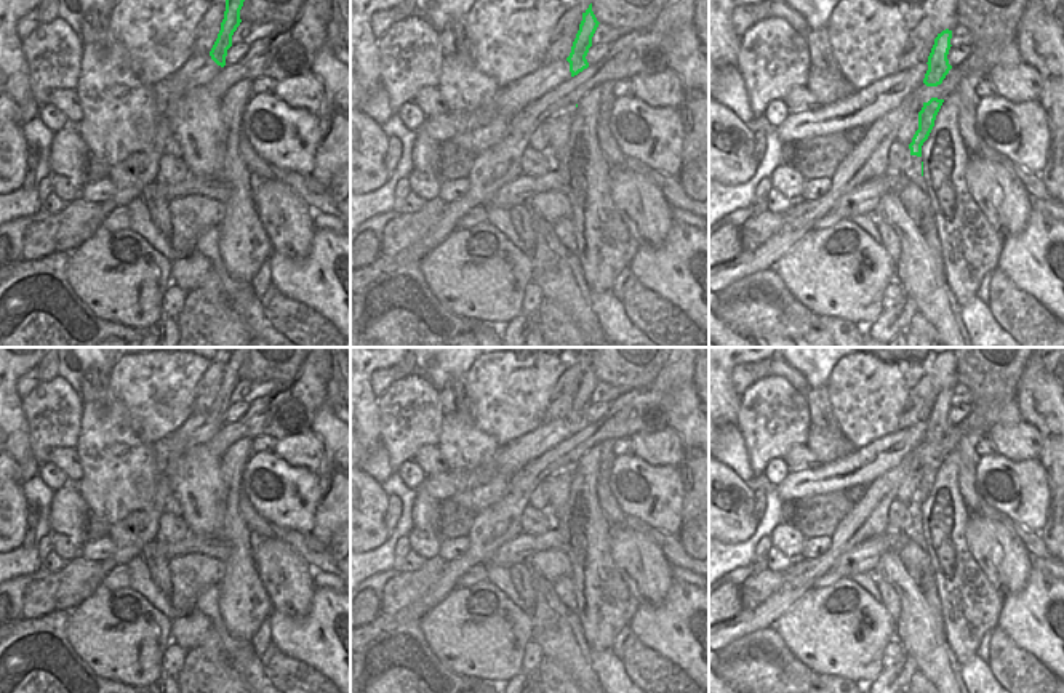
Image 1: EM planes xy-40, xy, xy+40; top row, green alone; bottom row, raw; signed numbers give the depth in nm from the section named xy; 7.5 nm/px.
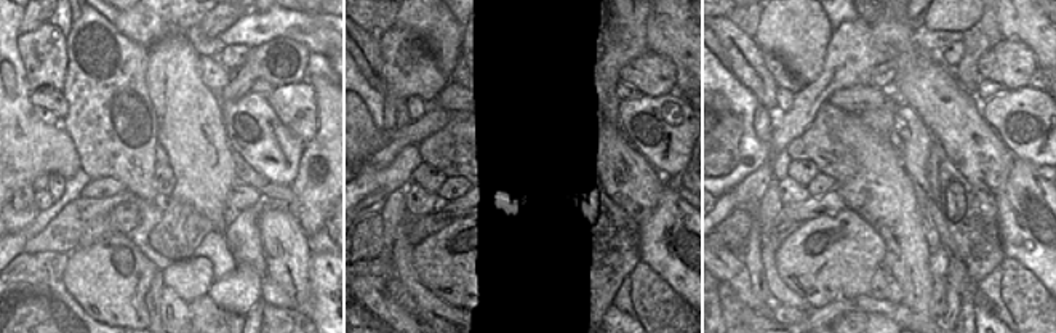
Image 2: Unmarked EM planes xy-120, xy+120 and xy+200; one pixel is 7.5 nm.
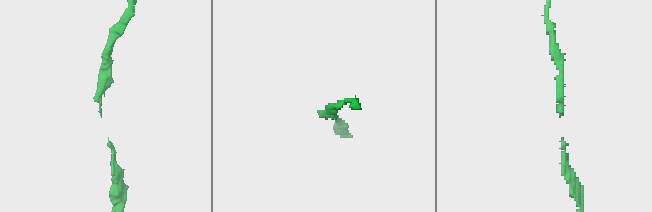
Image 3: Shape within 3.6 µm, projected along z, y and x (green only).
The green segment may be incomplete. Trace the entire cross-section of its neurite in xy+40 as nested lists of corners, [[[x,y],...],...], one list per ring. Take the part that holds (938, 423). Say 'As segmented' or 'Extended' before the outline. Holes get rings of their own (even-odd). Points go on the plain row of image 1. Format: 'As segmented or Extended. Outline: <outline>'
As segmented. Outline: [[[946,387],[934,397],[934,403],[928,415],[928,429],[925,432],[923,442],[926,445],[938,445],[942,442],[952,424],[949,423],[947,413],[950,408],[952,389]]]

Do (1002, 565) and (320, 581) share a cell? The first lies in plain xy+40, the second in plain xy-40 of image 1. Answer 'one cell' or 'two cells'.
two cells

